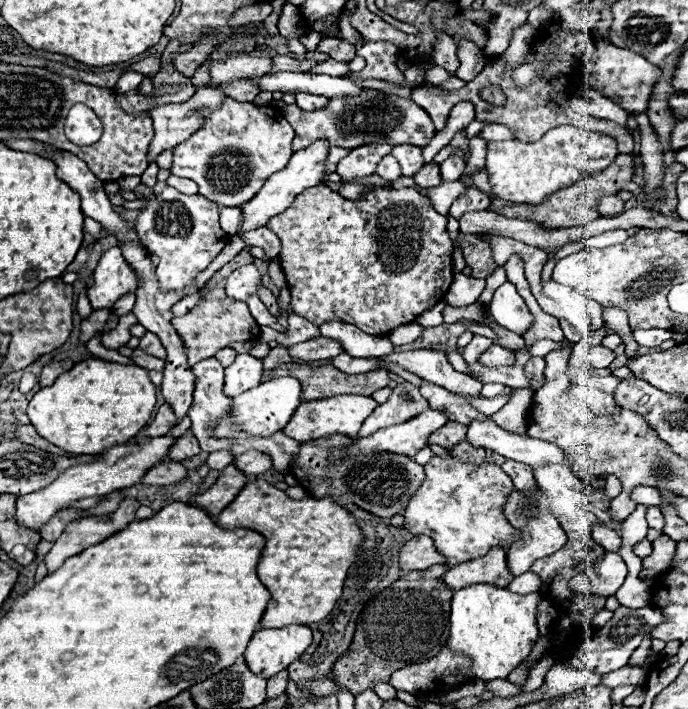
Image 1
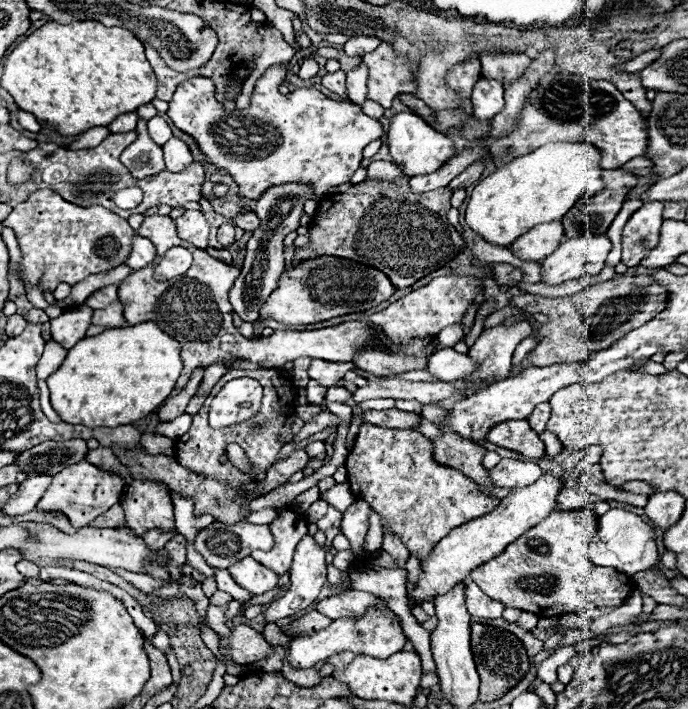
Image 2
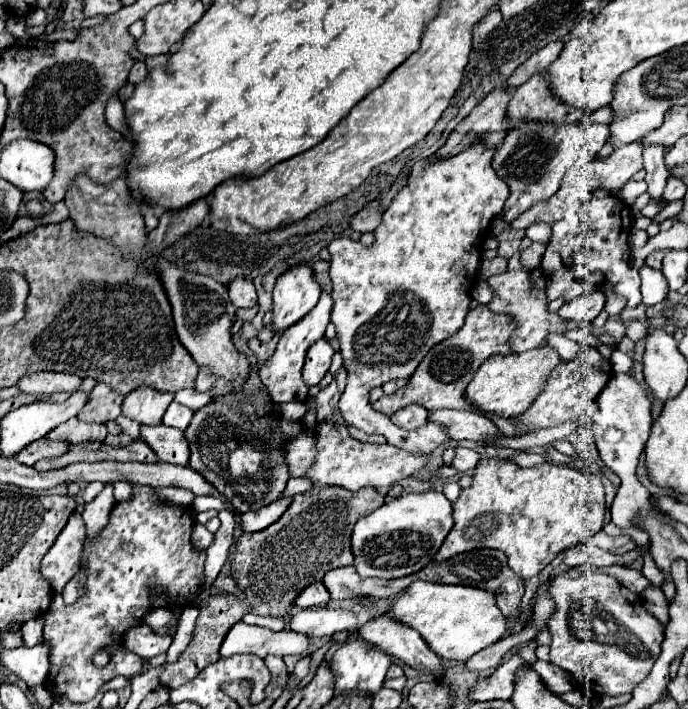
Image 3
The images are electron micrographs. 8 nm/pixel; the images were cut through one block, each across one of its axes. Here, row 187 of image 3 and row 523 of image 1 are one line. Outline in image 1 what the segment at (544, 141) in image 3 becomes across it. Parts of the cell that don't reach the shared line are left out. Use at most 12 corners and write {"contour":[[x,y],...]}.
{"contour":[[512,490],[502,512],[520,532],[508,548],[514,576],[558,552],[566,532],[548,498]]}

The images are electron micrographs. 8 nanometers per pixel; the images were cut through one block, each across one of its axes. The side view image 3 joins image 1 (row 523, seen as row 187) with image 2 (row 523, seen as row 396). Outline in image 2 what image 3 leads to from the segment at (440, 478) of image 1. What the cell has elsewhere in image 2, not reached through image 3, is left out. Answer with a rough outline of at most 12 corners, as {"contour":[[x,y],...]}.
{"contour":[[356,500],[344,512],[342,534],[358,558],[368,532],[370,506]]}

